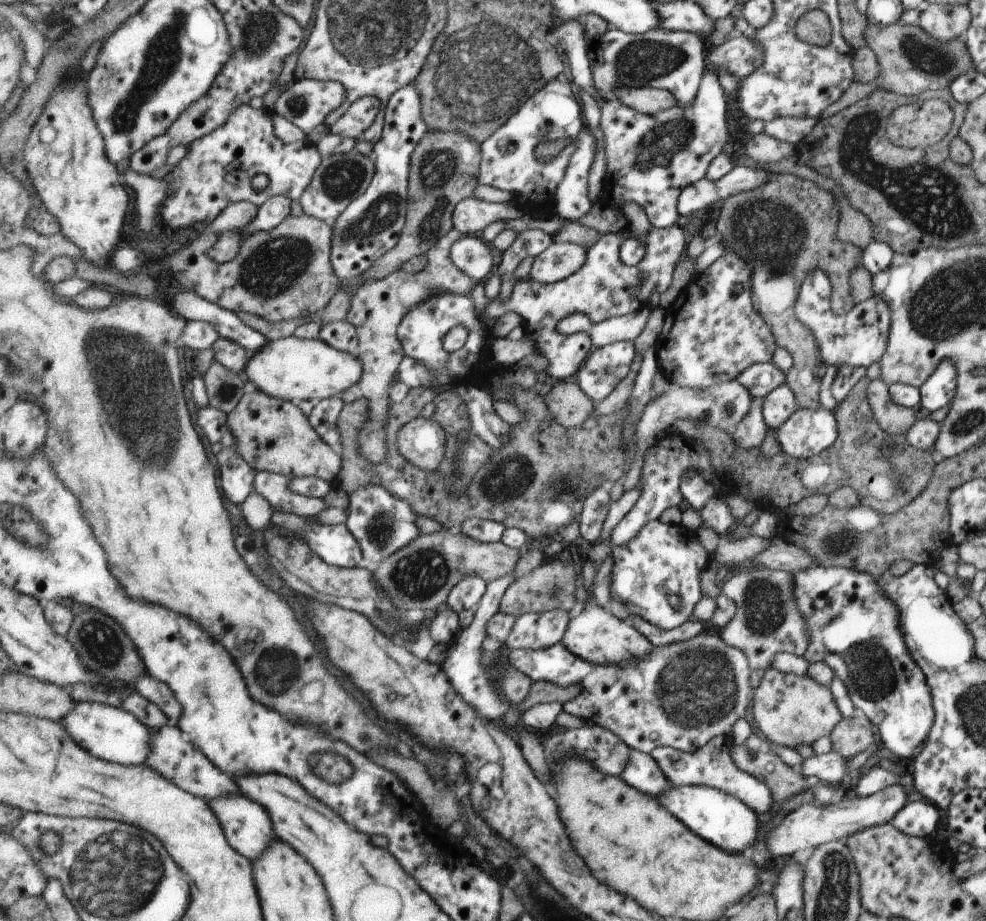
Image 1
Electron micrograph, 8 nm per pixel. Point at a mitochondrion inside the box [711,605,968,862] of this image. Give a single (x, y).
(872, 676)

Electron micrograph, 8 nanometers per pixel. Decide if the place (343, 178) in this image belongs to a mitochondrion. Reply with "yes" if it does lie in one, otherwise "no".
yes

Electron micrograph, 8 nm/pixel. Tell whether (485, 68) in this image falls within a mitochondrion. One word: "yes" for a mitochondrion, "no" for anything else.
yes

